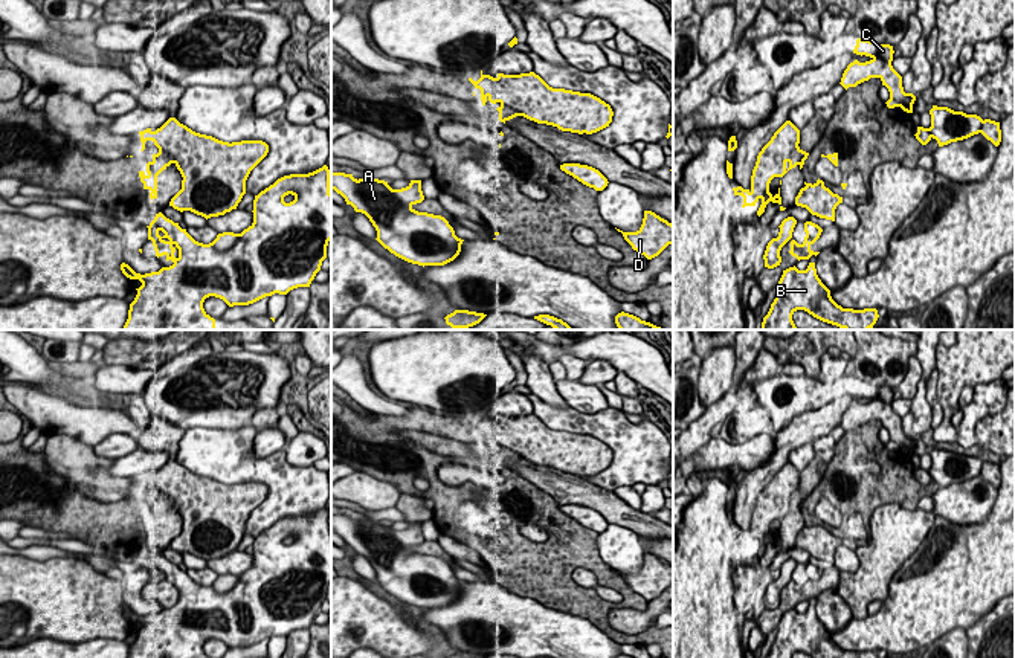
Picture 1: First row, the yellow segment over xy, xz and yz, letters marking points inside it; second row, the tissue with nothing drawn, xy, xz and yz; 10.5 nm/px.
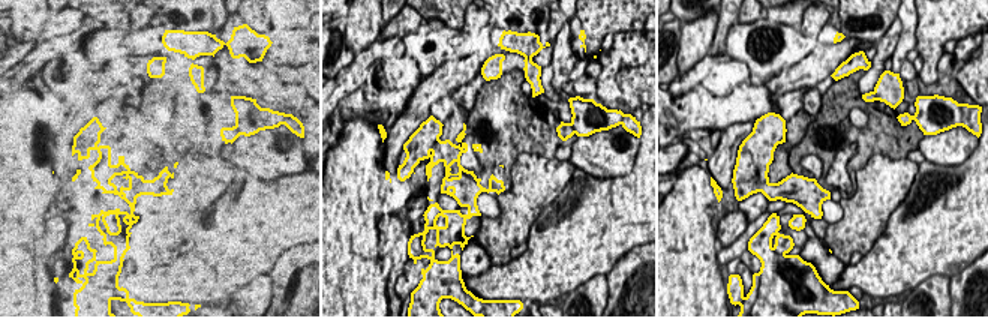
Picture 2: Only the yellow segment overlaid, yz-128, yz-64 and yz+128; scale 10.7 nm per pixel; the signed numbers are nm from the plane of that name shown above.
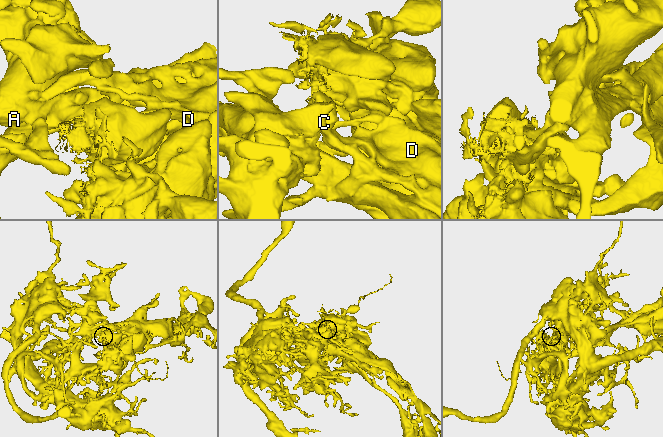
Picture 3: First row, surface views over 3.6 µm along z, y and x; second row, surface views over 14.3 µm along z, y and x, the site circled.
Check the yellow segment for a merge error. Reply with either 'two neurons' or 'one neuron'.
two neurons

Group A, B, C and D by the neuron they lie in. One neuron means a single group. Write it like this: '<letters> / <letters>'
A B C / D

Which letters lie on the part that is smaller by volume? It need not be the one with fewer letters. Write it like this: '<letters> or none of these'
D

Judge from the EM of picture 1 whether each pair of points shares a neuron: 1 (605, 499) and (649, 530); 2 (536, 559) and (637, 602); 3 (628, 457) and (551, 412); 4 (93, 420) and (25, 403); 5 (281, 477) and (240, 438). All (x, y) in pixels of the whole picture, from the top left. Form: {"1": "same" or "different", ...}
{"1": "same", "2": "same", "3": "same", "4": "same", "5": "same"}

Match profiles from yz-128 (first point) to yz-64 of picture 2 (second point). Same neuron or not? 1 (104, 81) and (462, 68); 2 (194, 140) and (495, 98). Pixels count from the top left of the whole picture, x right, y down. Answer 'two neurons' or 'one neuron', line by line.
1: one neuron
2: one neuron

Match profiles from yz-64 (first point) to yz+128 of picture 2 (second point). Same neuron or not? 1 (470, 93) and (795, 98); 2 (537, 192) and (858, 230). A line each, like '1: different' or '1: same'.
1: different
2: same

